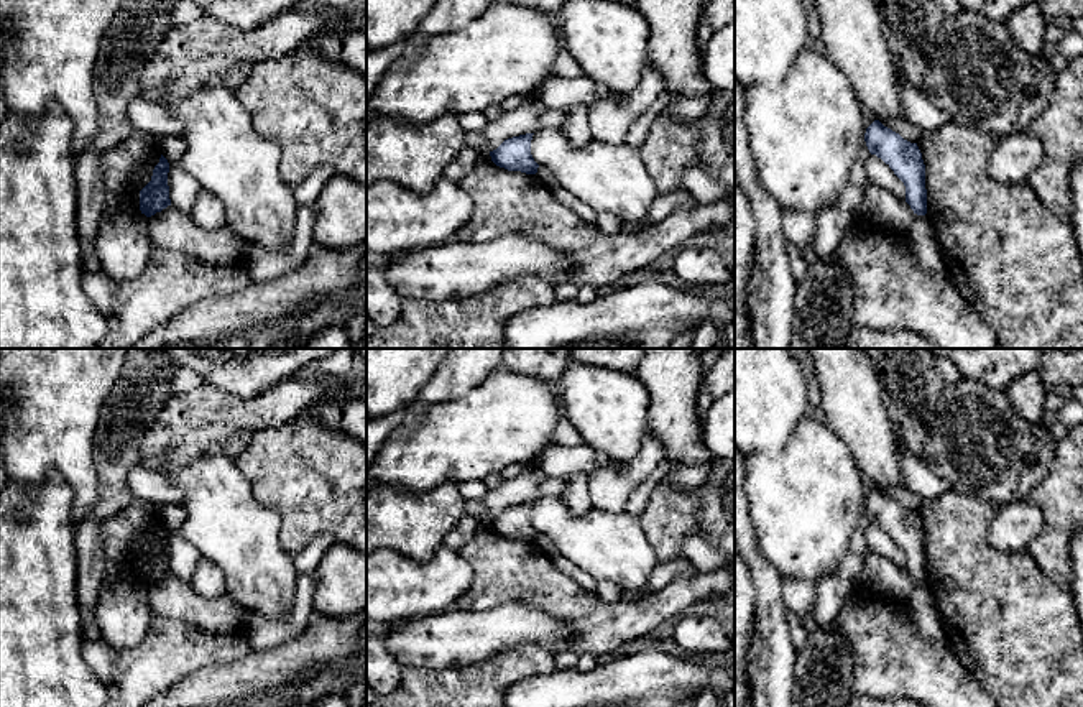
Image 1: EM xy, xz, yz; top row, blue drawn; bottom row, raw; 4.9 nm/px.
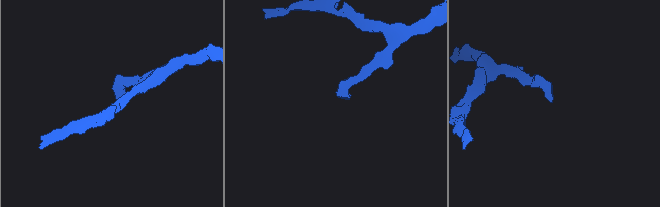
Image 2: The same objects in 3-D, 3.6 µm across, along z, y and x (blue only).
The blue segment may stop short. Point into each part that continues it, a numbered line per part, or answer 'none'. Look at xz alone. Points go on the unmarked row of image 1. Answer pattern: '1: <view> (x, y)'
none

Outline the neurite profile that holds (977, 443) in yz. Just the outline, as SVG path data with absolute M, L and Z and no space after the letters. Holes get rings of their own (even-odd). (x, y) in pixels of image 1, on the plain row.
M963 377L942 390L922 460L953 492L1001 508L1029 500L1055 455L1050 429L1019 416L1006 390Z

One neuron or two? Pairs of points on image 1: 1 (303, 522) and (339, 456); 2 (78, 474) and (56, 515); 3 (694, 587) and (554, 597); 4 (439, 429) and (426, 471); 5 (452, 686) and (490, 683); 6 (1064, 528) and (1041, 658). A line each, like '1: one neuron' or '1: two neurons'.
1: one neuron
2: two neurons
3: one neuron
4: one neuron
5: one neuron
6: two neurons

